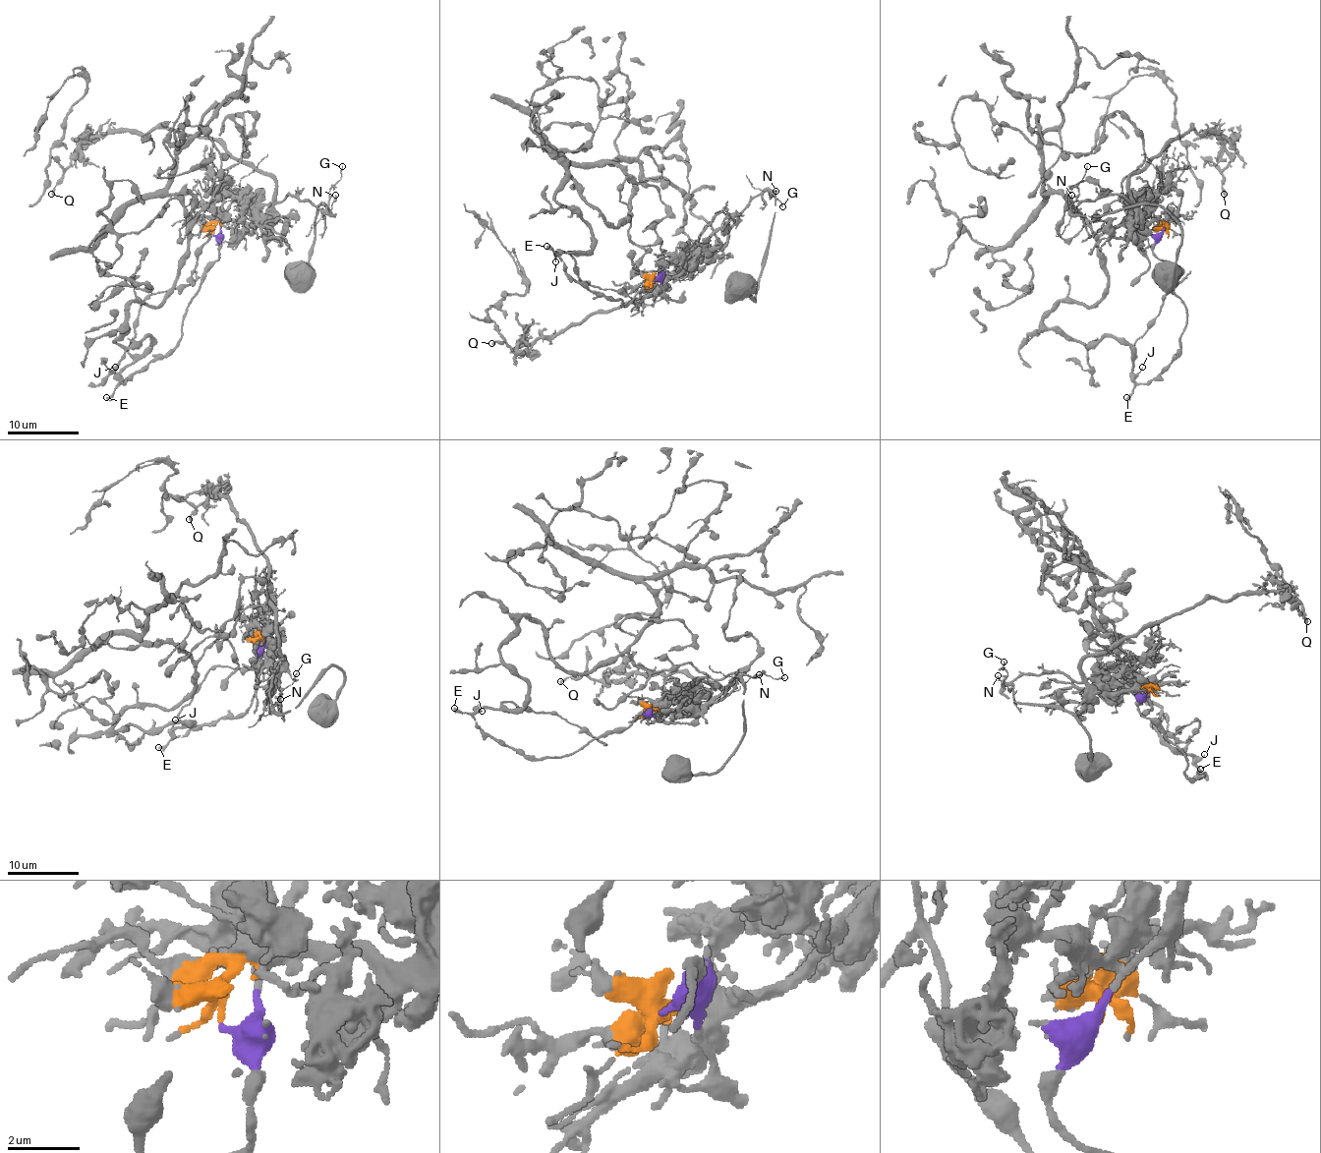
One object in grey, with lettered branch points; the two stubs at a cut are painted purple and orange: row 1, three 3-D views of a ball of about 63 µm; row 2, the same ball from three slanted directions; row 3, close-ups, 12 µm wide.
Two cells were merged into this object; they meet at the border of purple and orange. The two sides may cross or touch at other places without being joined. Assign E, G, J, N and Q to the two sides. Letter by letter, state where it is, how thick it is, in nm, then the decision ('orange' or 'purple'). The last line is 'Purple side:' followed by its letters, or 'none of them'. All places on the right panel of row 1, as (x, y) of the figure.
E: (1126, 397) | 400 nm | purple
G: (1087, 166) | 120 nm | orange
J: (1142, 367) | 100 nm | purple
N: (1071, 195) | 170 nm | orange
Q: (1224, 194) | 280 nm | orange
Purple side: E, J

